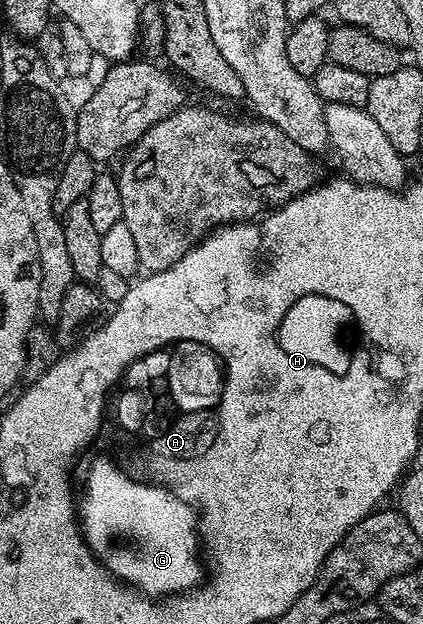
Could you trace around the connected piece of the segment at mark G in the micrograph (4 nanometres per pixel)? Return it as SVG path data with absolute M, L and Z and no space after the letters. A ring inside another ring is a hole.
M108 458L94 459L84 478L84 495L81 498L79 495L78 498L78 521L92 554L121 582L153 600L196 589L206 574L196 511L185 504L173 490L167 490L151 481L139 482L119 466L119 461L116 462L111 462Z

